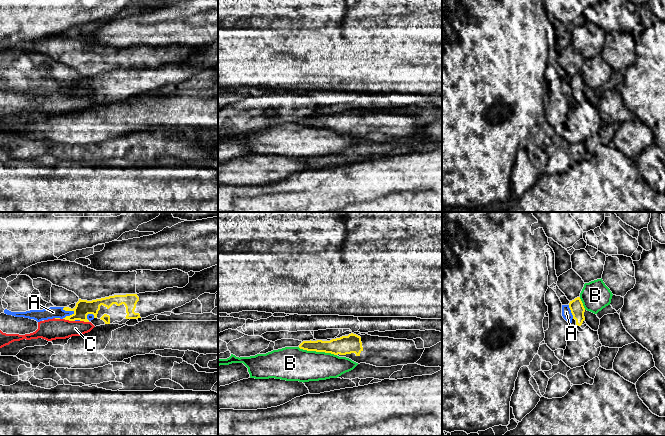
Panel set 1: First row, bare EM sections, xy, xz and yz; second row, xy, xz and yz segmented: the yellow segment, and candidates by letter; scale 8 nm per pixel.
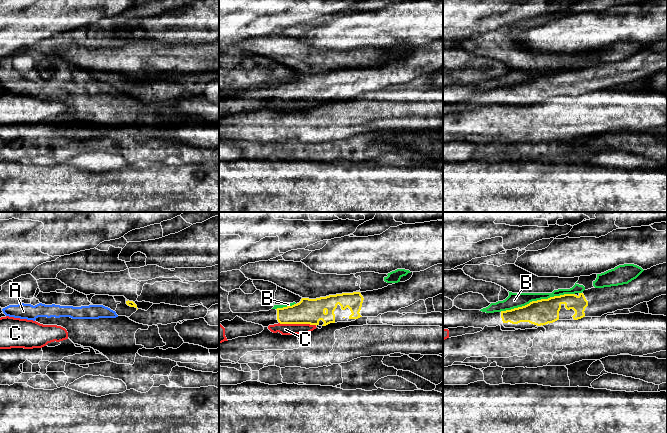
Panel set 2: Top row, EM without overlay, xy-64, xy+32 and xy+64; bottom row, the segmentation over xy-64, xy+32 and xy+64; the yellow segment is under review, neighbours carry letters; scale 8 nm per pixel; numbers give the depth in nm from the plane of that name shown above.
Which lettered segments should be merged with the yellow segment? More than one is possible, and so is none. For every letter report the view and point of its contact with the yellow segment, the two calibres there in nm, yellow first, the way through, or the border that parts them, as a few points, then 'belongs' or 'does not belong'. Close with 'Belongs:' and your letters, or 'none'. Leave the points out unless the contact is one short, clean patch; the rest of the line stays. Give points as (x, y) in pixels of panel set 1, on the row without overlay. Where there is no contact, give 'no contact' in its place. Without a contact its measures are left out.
A: contact xy (68, 92); calibres 130 and 100 nm; border xy (74, 87), (62, 94); does not belong
B: contact xz (317, 127); calibres 150 and 280 nm; does not belong
C: contact xy (69, 96); calibres 130 and 170 nm; way xy (83, 83), (69, 96), (61, 104), (51, 105); belongs
Belongs: C

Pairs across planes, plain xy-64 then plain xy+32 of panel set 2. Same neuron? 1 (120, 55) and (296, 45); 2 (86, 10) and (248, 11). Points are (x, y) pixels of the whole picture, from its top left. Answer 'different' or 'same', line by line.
1: same
2: same

